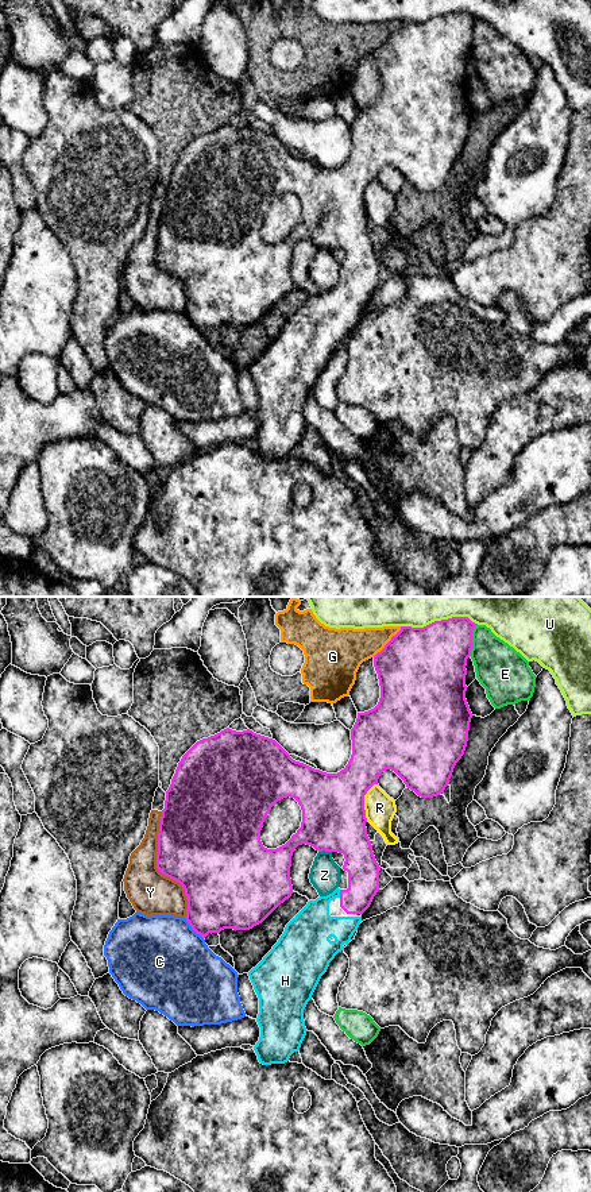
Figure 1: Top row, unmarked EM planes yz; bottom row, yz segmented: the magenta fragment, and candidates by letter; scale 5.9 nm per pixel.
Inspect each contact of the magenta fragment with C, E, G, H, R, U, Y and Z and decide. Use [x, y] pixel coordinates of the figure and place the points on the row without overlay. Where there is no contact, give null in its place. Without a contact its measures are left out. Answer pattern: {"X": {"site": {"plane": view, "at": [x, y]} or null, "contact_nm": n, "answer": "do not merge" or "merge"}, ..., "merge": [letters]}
{"C": {"site": {"plane": "yz", "at": [192, 323]}, "contact_nm": 170, "answer": "do not merge"}, "E": {"site": {"plane": "yz", "at": [471, 35]}, "contact_nm": 200, "answer": "do not merge"}, "G": {"site": {"plane": "yz", "at": [387, 38]}, "contact_nm": 260, "answer": "do not merge"}, "H": {"site": {"plane": "yz", "at": [340, 289]}, "contact_nm": 50, "answer": "merge"}, "R": {"site": {"plane": "yz", "at": [363, 197]}, "contact_nm": 240, "answer": "do not merge"}, "U": {"site": {"plane": "yz", "at": [437, 16]}, "contact_nm": 440, "answer": "do not merge"}, "Y": {"site": {"plane": "yz", "at": [157, 262]}, "contact_nm": 650, "answer": "do not merge"}, "Z": {"site": {"plane": "yz", "at": [324, 245]}, "contact_nm": 80, "answer": "do not merge"}, "merge": ["H"]}

